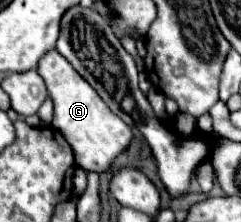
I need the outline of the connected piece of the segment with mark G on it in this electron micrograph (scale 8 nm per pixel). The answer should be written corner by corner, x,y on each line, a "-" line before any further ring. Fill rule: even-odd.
50,49
46,55
42,55
36,71
44,79
48,95
54,101
52,127
58,129
70,143
76,157
76,165
82,167
84,171
104,173
108,165
114,161
114,157
128,147
132,137
130,127
122,119
118,119
106,107
106,103
102,103
102,99
90,87
90,83
84,81
78,75
78,71
74,71
74,67
56,49

